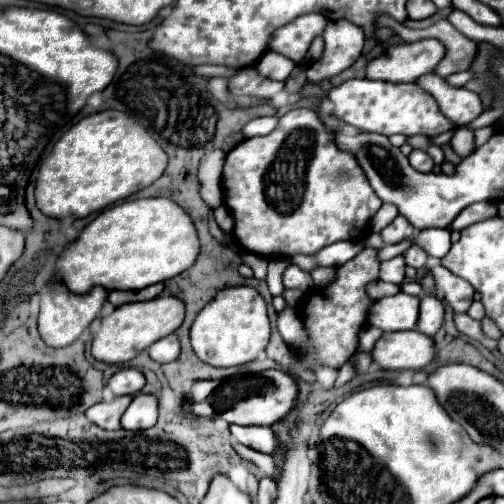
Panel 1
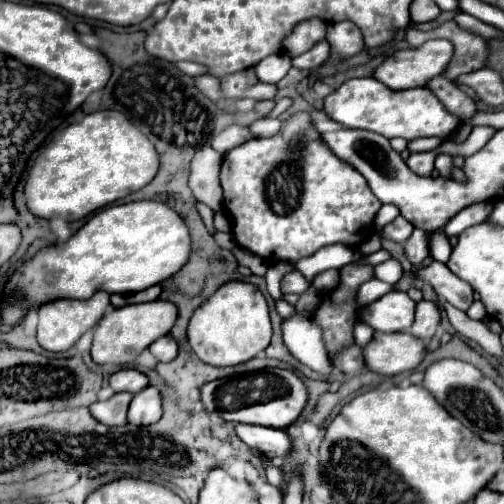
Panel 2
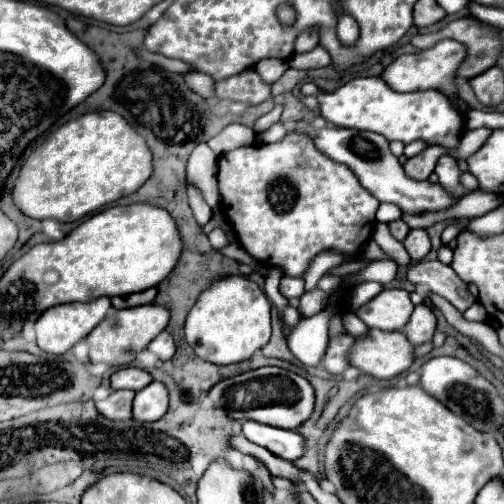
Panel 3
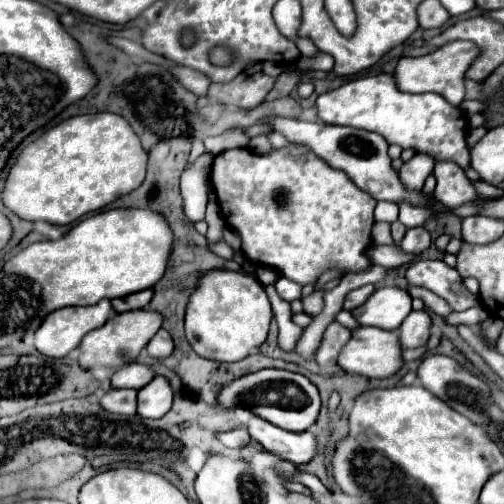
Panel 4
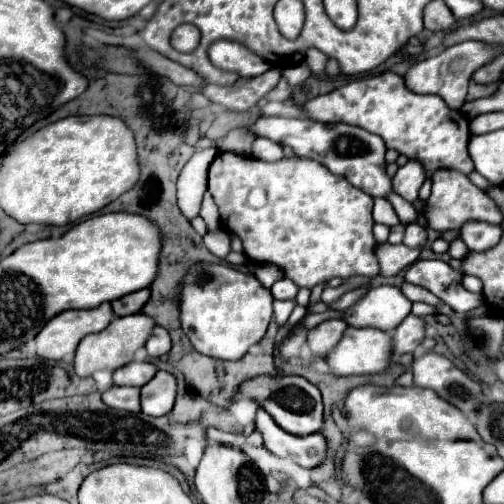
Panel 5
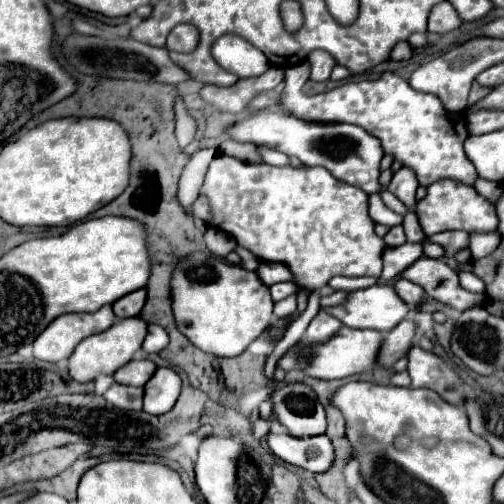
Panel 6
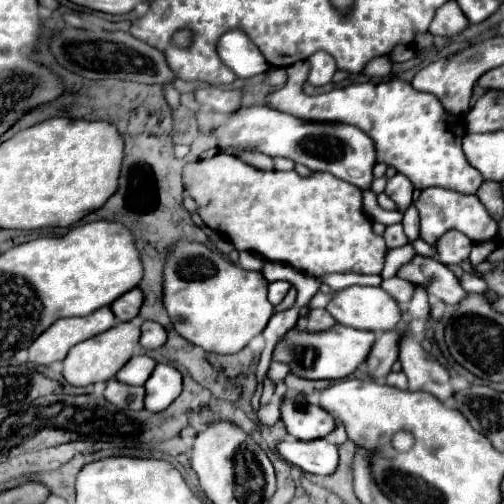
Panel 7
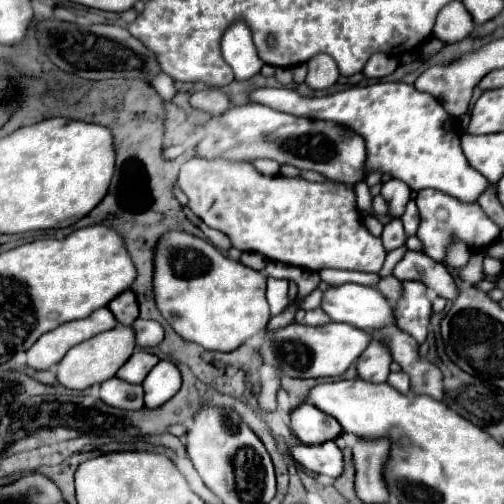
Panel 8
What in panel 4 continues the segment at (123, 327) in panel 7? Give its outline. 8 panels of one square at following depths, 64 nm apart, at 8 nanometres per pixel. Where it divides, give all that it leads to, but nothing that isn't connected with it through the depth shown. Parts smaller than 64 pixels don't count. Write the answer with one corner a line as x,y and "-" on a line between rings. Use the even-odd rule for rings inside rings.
148,308
140,310
130,310
112,316
104,326
88,332
82,338
82,356
80,356
80,366
82,368
92,368
96,364
110,366
110,368
122,368
128,362
134,362
140,354
140,350
148,344
148,340
162,328
164,316
160,312
152,312

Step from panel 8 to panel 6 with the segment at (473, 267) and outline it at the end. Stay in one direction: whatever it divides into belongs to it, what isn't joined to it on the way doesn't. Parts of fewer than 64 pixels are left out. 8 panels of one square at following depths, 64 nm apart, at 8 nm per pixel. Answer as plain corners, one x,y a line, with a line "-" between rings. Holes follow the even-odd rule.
494,230
494,232
470,232
468,240
470,240
468,248
472,252
472,258
480,258
480,256
490,254
500,244
500,232
498,230

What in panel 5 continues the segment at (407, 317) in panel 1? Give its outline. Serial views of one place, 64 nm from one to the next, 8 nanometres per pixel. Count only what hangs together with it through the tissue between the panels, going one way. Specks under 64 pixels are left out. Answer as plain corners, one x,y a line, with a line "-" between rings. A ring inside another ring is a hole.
378,286
378,288
370,288
360,302
350,306
344,312
344,318
348,326
356,326
356,328
372,326
390,332
410,314
410,308
412,302
402,294
400,288

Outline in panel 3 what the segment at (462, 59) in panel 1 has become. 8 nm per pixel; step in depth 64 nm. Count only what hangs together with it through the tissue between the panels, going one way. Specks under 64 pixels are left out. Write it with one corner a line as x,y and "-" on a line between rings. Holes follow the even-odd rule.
458,18
448,22
444,28
438,32
430,34
416,34
410,38
412,44
436,44
438,40
452,38
460,44
466,46
466,58
456,70
458,78
472,78
482,74
484,70
492,68
496,64
496,58
500,54
500,30
468,20
468,18

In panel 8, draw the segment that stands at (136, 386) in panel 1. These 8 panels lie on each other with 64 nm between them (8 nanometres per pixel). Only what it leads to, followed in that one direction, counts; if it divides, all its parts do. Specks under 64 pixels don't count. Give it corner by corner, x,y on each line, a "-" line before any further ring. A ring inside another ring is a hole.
134,352
130,356
130,360
116,372
116,376
124,382
132,382
132,384
142,384
144,378
148,376
148,372
154,368
154,364
158,362
158,358
154,354
148,352

